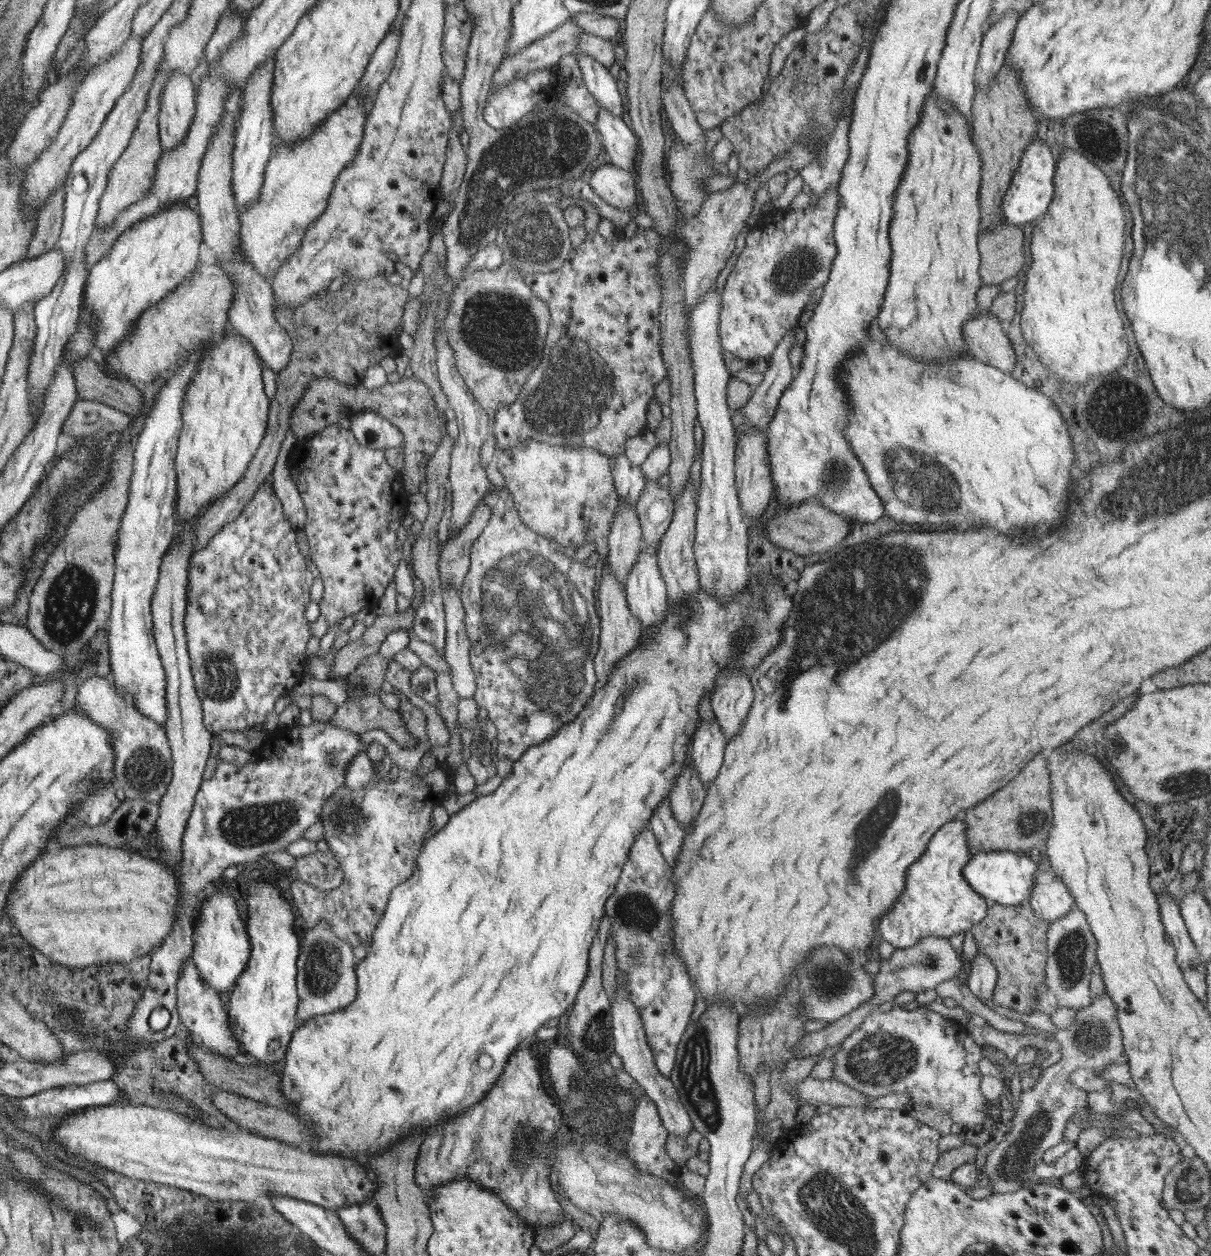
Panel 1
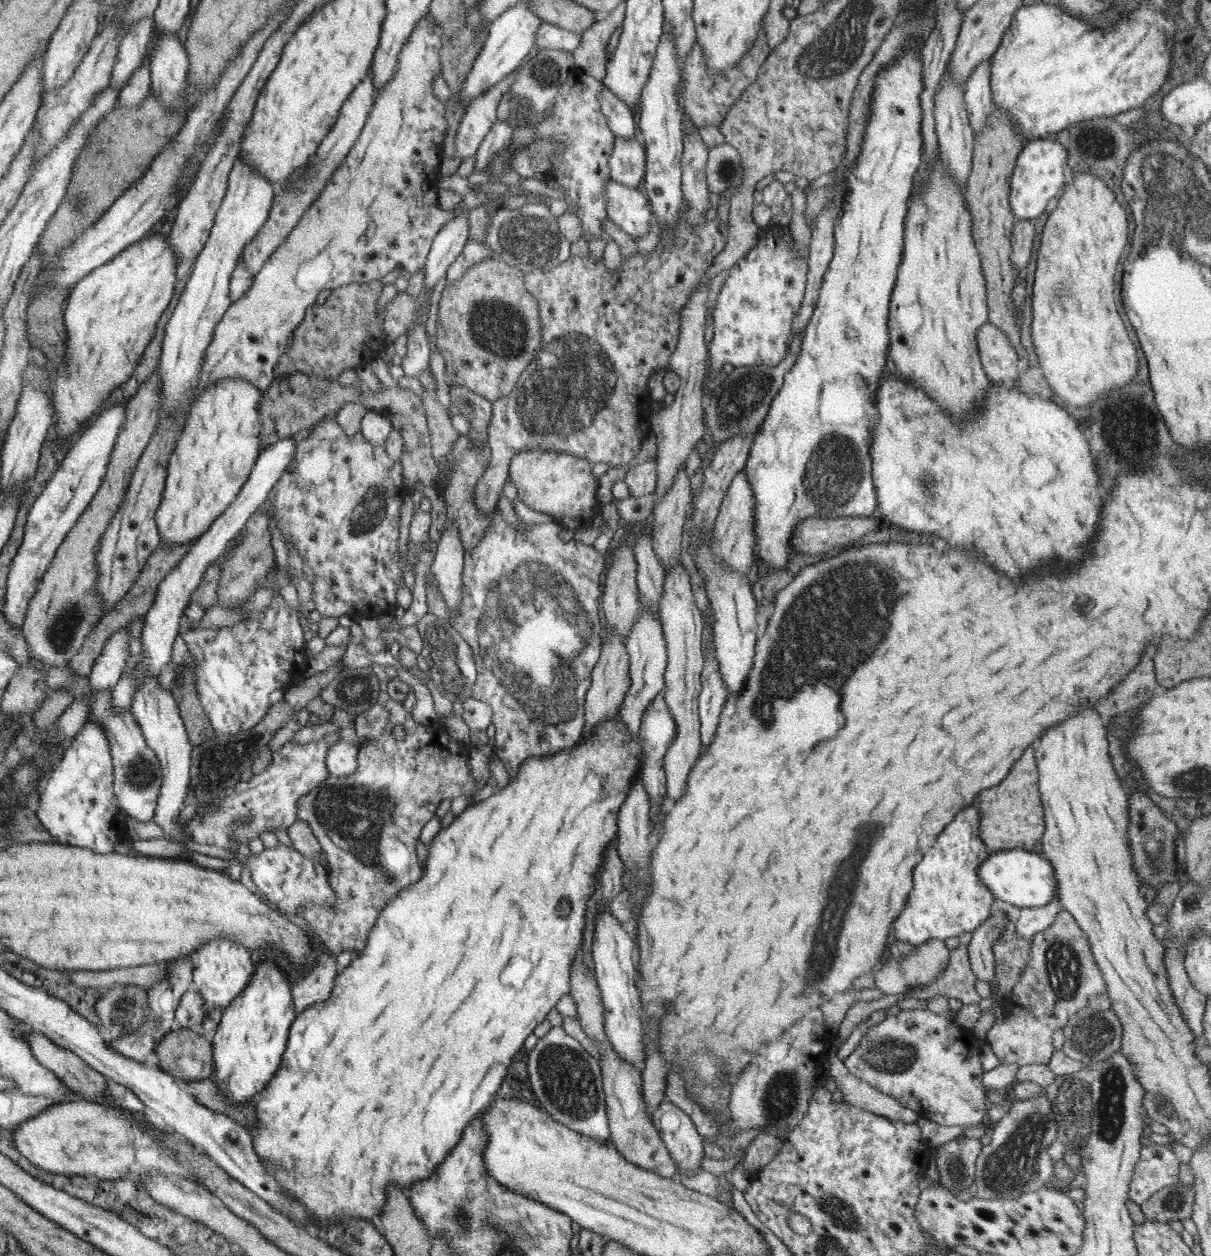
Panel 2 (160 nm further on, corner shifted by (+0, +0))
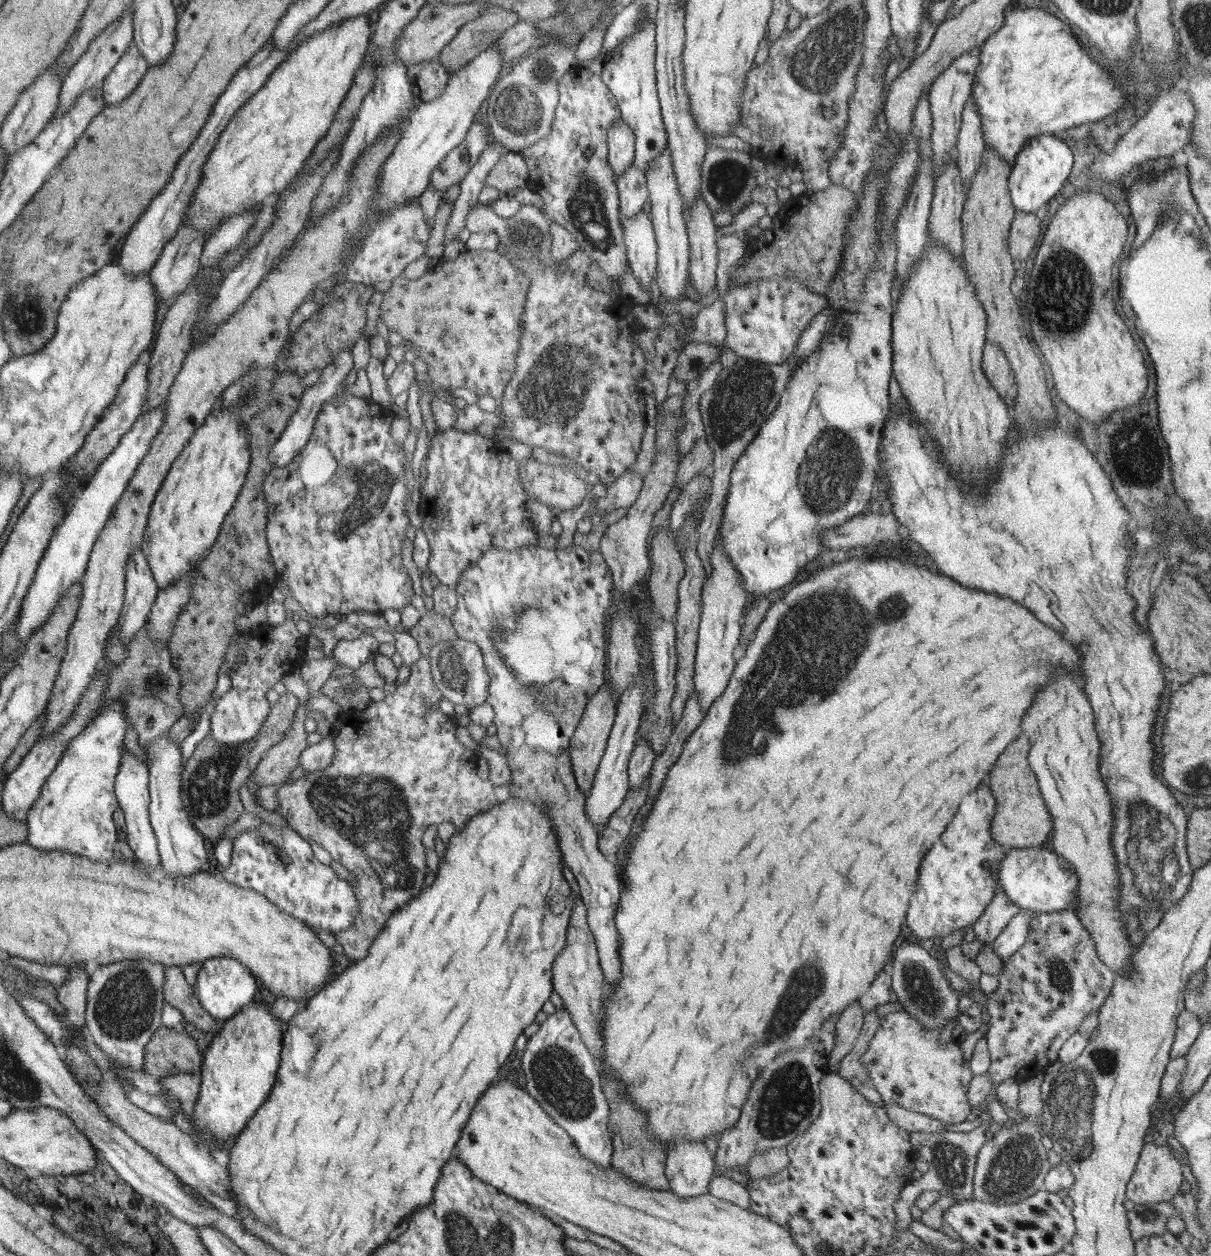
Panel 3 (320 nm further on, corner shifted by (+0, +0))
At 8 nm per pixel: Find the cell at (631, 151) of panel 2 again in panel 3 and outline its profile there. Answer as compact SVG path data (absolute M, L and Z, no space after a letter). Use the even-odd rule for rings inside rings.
M630 164L625 172L615 178L618 212L622 216L635 216L648 202L646 176Z

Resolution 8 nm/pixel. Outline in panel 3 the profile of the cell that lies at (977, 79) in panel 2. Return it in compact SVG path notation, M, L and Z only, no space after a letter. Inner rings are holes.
M969 96L961 111L961 121L956 140L956 165L958 176L963 180L963 185L969 188L969 182L980 165L982 153L986 145L981 134L981 123L977 108Z

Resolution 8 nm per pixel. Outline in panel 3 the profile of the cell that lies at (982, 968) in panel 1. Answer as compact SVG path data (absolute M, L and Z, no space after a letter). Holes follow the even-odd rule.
M997 888L981 916L973 923L975 940L979 941L981 946L991 944L998 932L1017 914L1017 910L1016 904Z

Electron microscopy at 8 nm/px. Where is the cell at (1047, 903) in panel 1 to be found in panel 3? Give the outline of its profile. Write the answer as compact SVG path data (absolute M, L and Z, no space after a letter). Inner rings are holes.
M1031 911L1029 915L1016 914L989 944L1003 961L1006 961L1025 942L1031 919L1033 919Z

